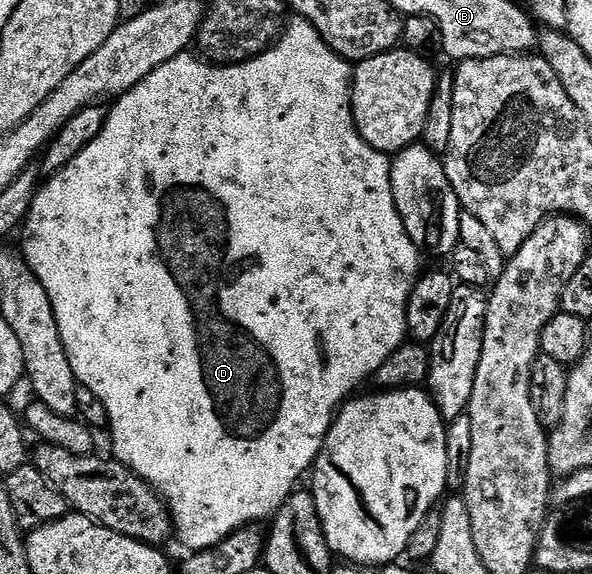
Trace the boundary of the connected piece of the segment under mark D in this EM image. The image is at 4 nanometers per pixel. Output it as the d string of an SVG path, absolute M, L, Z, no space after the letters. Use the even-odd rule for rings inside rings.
M296 19L293 22L293 25L291 22L283 30L282 36L271 49L266 50L265 53L259 53L256 57L251 57L248 61L243 61L240 65L209 63L199 56L191 57L191 52L185 51L179 53L174 59L162 63L162 67L158 67L150 75L146 75L142 83L138 83L128 93L119 97L113 104L116 106L111 106L108 121L99 135L72 162L55 174L49 180L52 182L48 186L45 184L37 192L36 198L32 201L32 209L28 212L28 219L22 226L22 234L24 233L22 256L32 268L32 274L42 283L42 287L46 287L46 295L54 307L60 338L66 355L70 359L70 367L74 371L77 382L83 388L85 385L104 404L104 409L108 412L108 421L112 424L112 449L116 452L113 453L115 460L132 470L142 480L147 481L164 498L172 514L175 540L180 540L188 551L215 549L236 530L251 526L253 523L260 523L256 521L262 520L263 517L271 518L282 502L297 488L296 480L304 472L307 474L313 468L316 456L319 455L320 448L324 446L333 420L338 410L345 404L346 398L355 394L357 392L355 389L367 377L369 380L378 371L378 367L382 367L382 363L386 363L386 359L394 355L397 347L405 344L408 337L406 307L412 289L422 273L421 250L417 249L410 239L392 194L392 161L385 154L367 145L359 130L356 129L356 119L352 114L353 66L328 46L320 32L310 22L303 19Z

